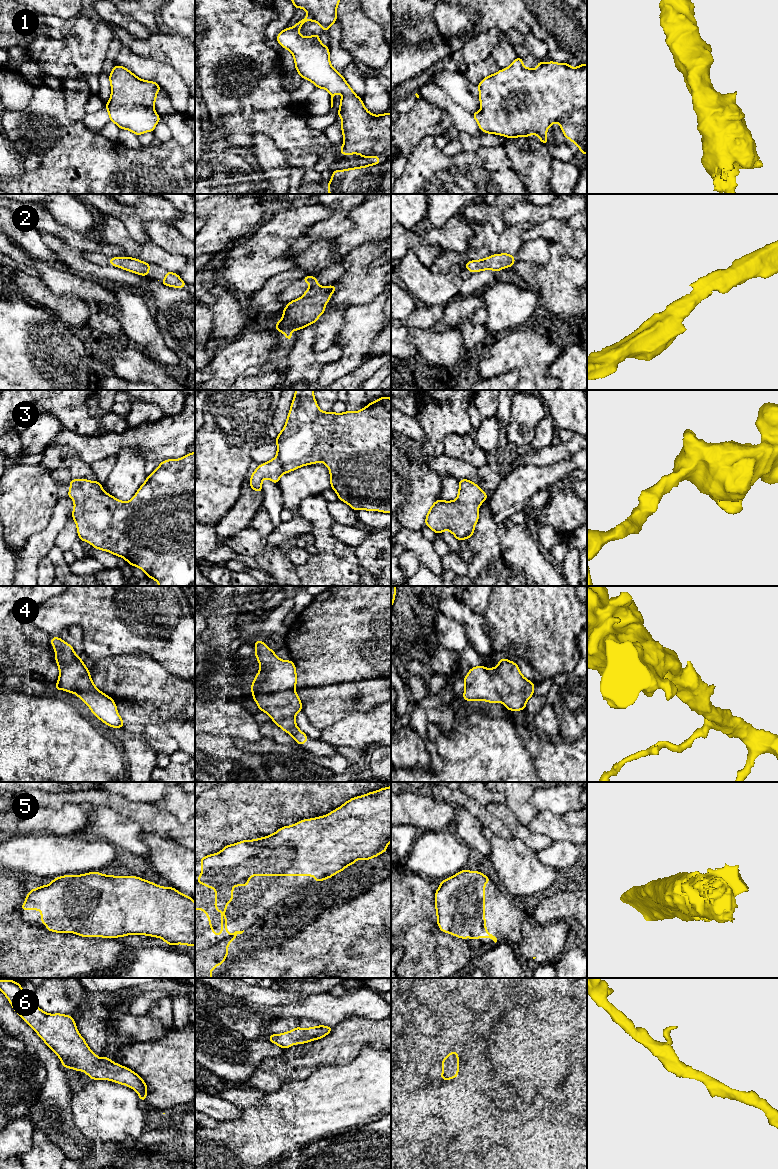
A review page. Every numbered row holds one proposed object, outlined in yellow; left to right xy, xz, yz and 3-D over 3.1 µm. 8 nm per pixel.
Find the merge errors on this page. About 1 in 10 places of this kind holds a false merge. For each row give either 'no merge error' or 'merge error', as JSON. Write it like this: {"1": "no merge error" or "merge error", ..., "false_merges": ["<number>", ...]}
{"1": "no merge error", "2": "no merge error", "3": "no merge error", "4": "no merge error", "5": "no merge error", "6": "no merge error", "false_merges": []}

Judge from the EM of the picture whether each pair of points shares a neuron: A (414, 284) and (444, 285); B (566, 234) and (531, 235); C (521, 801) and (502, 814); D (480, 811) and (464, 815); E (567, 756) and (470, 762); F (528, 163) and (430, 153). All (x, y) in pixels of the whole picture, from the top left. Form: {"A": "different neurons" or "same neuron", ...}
{"A": "same neuron", "B": "same neuron", "C": "different neurons", "D": "different neurons", "E": "same neuron", "F": "same neuron"}

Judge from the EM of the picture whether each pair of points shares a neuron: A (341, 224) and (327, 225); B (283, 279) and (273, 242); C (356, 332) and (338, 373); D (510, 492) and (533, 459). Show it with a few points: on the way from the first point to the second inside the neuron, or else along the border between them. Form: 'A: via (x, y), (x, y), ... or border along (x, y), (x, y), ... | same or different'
A: via (338, 224), (330, 225) | same
B: border along (291, 268), (272, 276), (262, 287) | different
C: via (356, 342), (354, 353), (346, 363) | same
D: border along (553, 464), (545, 466), (521, 465), (514, 468) | different

